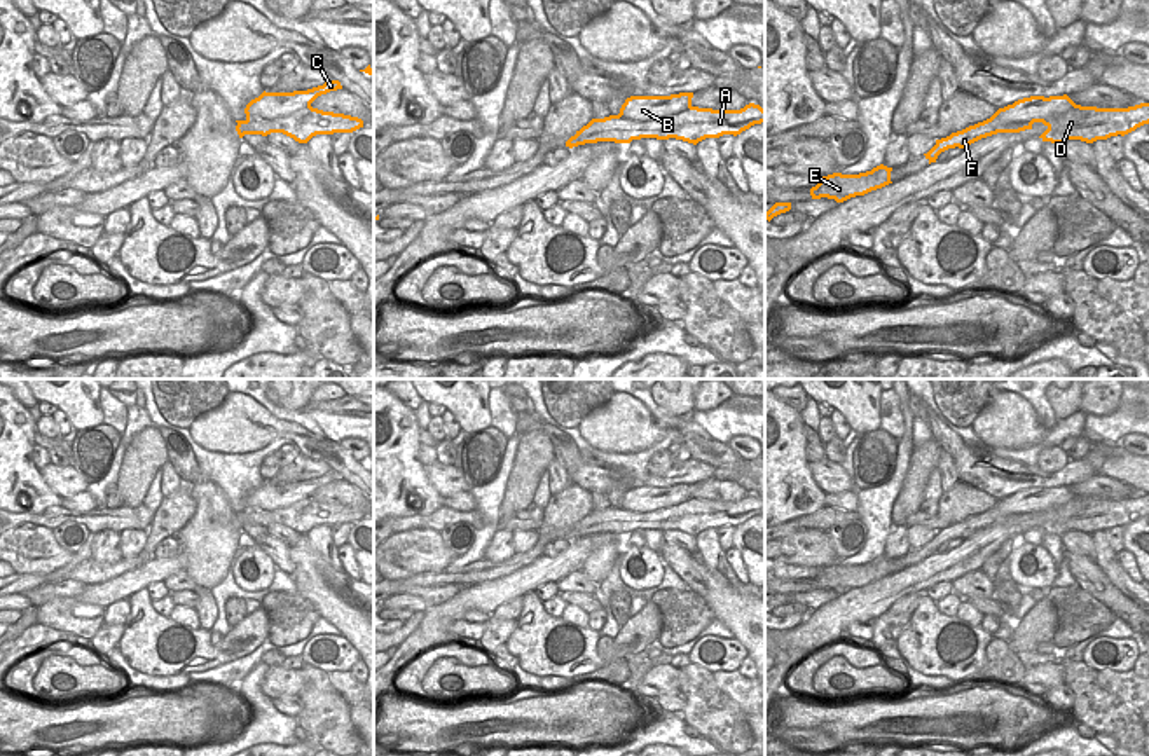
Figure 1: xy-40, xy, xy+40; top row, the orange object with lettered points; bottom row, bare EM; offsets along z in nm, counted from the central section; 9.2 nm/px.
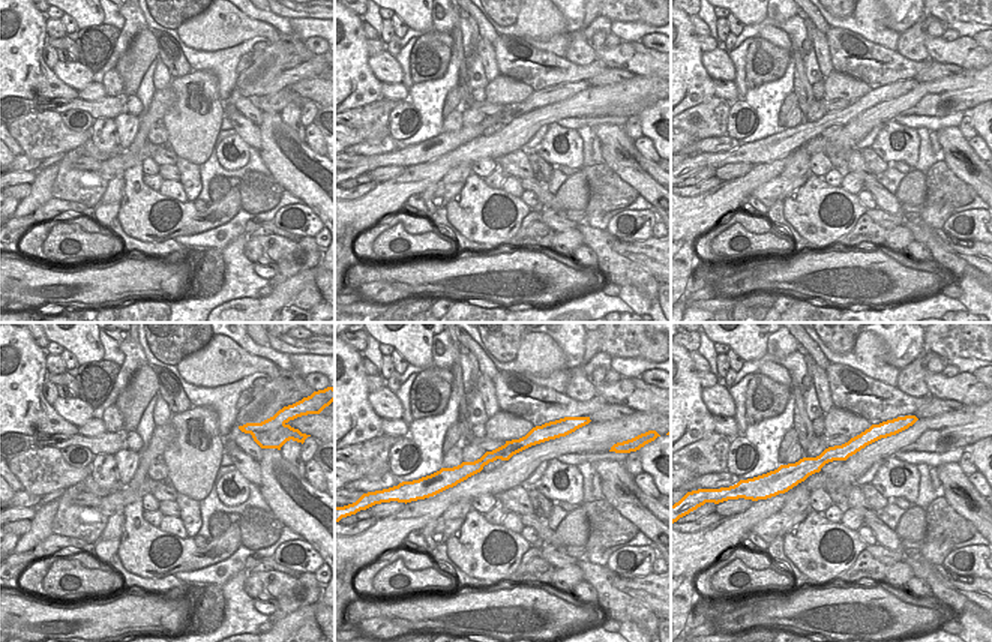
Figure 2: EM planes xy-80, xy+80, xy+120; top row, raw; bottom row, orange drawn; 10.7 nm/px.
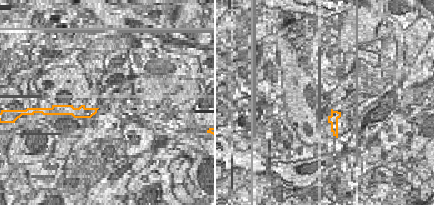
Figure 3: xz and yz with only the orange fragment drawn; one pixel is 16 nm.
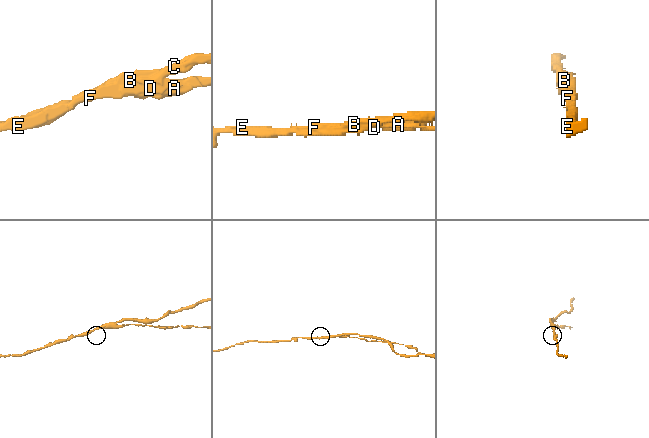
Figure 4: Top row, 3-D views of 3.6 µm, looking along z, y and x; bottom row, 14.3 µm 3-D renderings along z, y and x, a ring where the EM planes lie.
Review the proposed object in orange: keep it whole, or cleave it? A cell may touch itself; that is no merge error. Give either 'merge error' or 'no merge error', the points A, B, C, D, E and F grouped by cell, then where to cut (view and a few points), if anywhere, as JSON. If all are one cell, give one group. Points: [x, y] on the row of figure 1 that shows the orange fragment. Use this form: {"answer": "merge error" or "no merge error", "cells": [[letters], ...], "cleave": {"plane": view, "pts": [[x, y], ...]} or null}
{"answer": "merge error", "cells": [["A", "D"], ["B", "C", "E", "F"]], "cleave": {"plane": "xy-40", "pts": [[309, 105], [275, 117], [262, 135]]}}

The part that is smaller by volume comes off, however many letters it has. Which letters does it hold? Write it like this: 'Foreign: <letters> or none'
Foreign: A, D.

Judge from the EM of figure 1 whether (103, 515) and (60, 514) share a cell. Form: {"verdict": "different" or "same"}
{"verdict": "same"}

